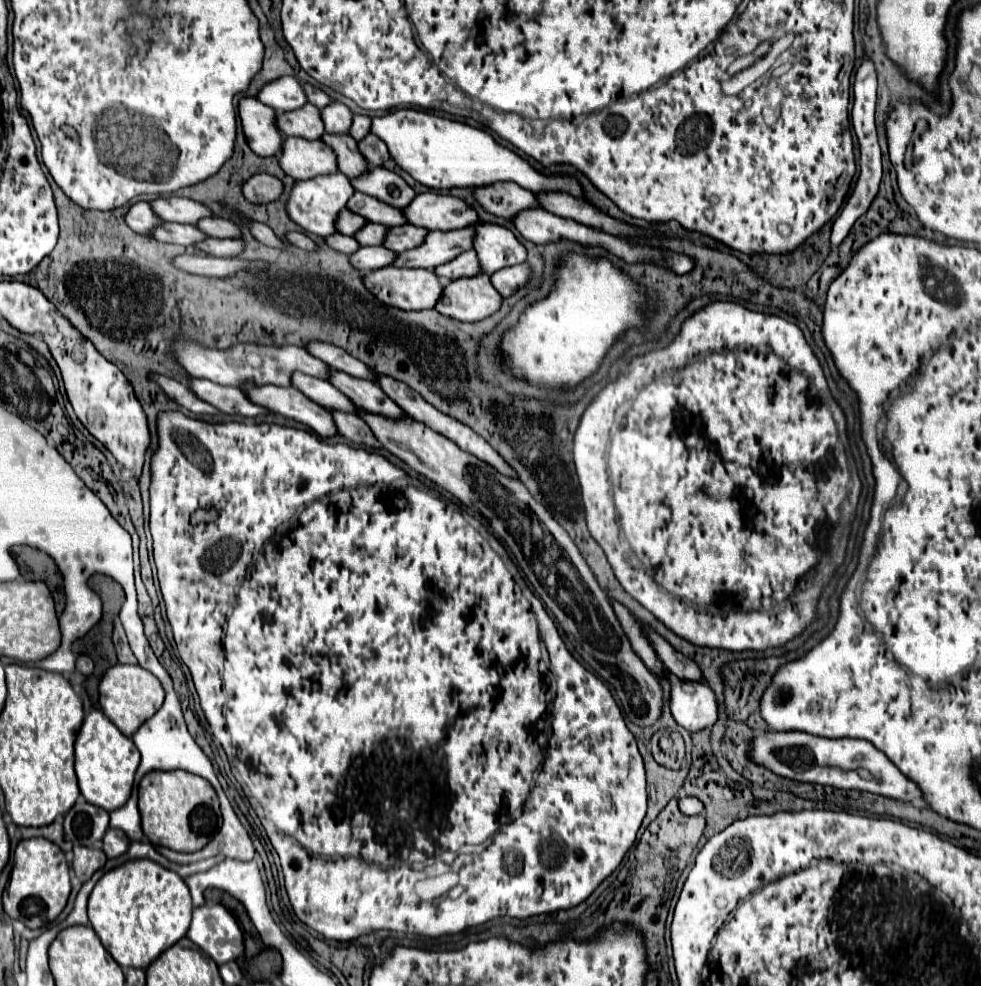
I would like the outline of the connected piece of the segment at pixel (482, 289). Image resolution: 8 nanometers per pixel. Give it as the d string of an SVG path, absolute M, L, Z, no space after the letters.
M480 273L444 285L436 311L458 321L480 321L500 309L502 297L490 285L490 277Z

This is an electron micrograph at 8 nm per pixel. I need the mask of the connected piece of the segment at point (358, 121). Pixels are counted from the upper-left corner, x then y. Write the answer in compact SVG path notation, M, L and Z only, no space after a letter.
M354 115L348 133L350 133L356 141L360 141L368 131L370 131L370 117L368 117L368 115Z

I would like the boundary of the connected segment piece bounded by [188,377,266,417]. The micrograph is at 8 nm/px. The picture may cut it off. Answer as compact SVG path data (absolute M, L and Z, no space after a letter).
M190 379L190 389L194 389L194 393L198 397L202 397L202 401L210 403L212 407L216 407L222 413L228 415L244 415L244 417L256 417L260 413L266 413L266 409L250 403L246 399L246 395L238 389L238 387L222 387L216 383L210 383L206 379Z

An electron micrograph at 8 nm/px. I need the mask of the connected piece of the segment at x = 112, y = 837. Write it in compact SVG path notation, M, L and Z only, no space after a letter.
M108 829L102 841L104 841L102 849L104 849L104 853L106 853L108 857L118 857L118 855L126 853L126 849L128 849L128 845L130 845L128 837L126 837L124 831L120 831L120 829Z

